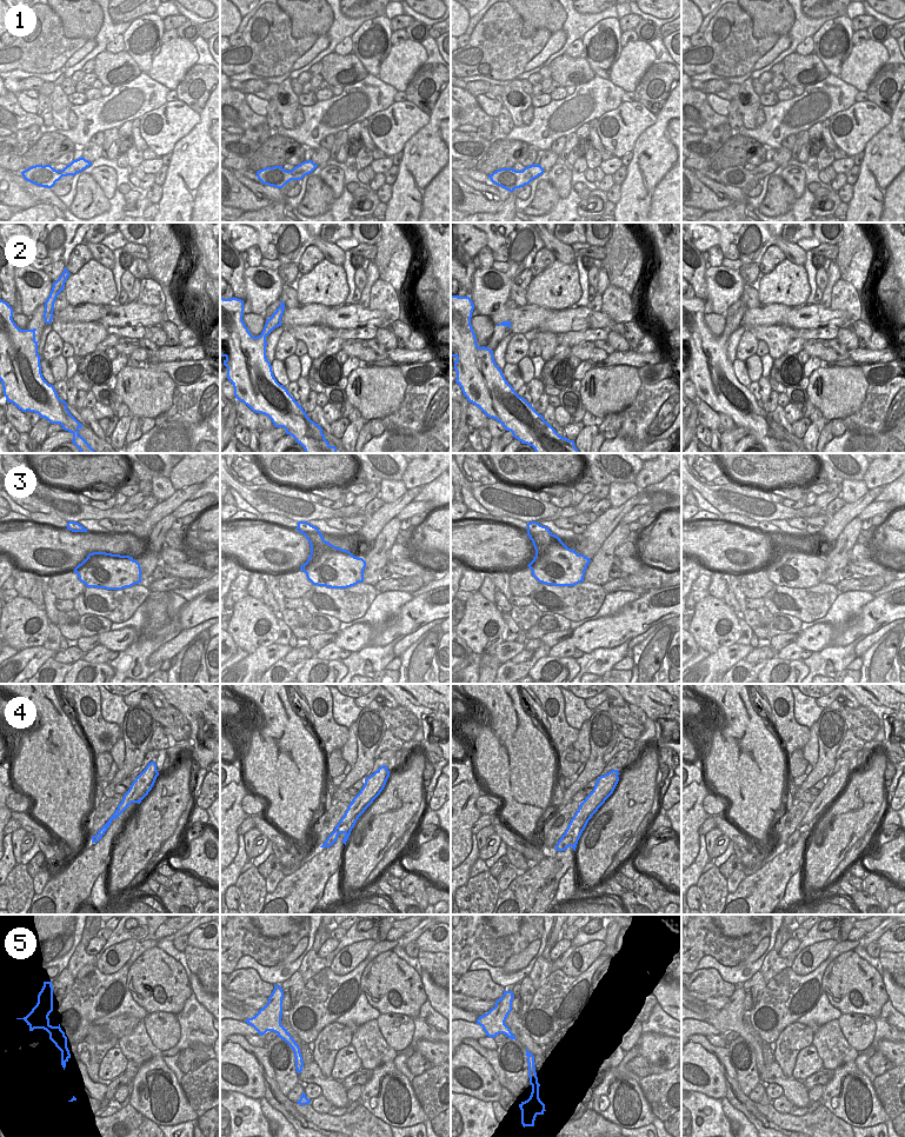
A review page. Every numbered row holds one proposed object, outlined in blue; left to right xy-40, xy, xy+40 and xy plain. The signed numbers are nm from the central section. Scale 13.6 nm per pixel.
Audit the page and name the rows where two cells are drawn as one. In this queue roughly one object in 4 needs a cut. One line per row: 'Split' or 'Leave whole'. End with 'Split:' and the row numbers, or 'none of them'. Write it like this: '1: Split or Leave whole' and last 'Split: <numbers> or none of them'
1: Leave whole
2: Split
3: Leave whole
4: Split
5: Leave whole
Split: 2, 4.

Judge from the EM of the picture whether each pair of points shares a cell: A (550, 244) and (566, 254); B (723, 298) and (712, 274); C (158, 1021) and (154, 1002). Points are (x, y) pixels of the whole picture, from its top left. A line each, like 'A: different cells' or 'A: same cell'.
A: same cell
B: same cell
C: different cells

